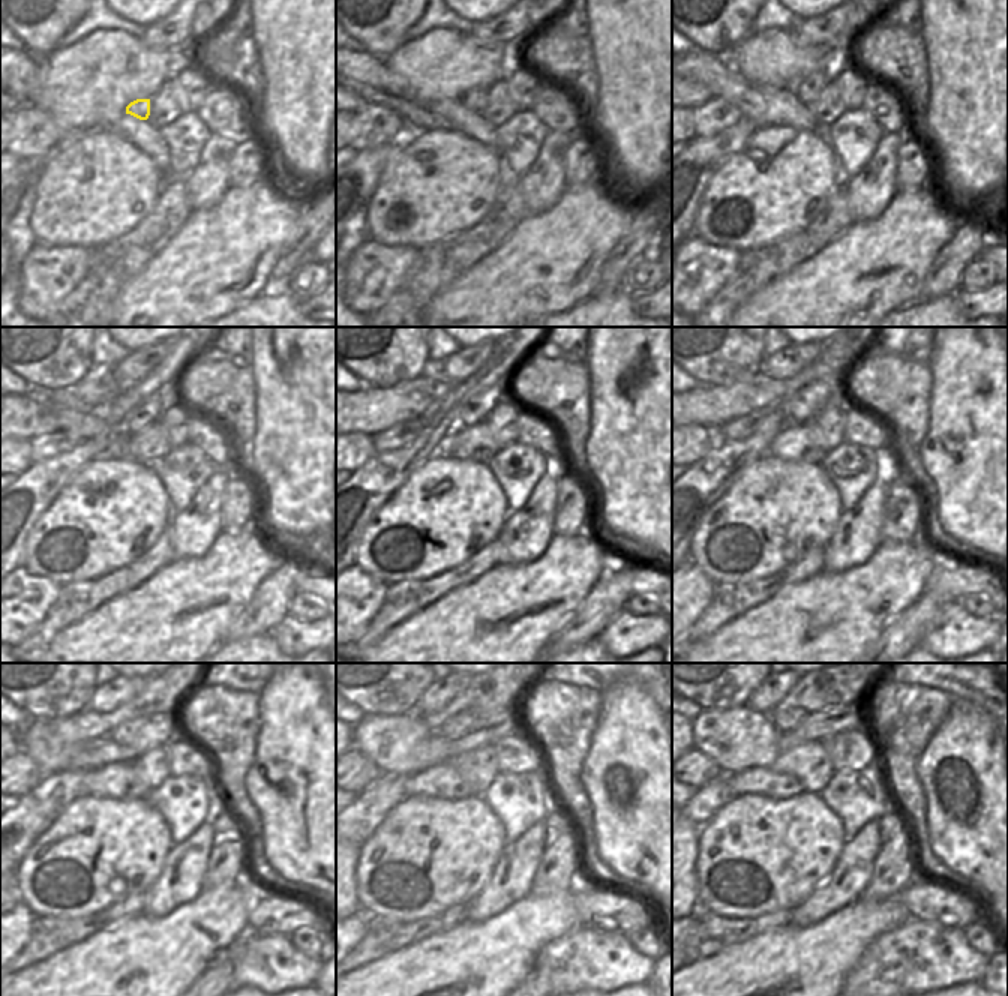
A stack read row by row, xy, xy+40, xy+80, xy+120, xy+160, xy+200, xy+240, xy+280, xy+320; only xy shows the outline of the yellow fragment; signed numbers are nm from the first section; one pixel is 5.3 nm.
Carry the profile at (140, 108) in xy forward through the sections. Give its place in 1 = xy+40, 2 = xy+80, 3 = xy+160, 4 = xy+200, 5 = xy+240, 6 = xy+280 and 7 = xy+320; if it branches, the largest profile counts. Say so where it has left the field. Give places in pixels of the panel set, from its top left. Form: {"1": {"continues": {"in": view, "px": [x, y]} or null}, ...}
{"1": {"continues": {"in": "xy+40", "px": [474, 99]}}, "2": {"continues": {"in": "xy+80", "px": [807, 92]}}, "3": {"continues": {"in": "xy+160", "px": [476, 410]}}, "4": {"continues": {"in": "xy+200", "px": [801, 407]}}, "5": {"continues": {"in": "xy+240", "px": [126, 732]}}, "6": {"continues": {"in": "xy+280", "px": [458, 725]}}, "7": {"continues": {"in": "xy+320", "px": [788, 720]}}}

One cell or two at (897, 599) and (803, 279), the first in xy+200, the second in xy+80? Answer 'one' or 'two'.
one

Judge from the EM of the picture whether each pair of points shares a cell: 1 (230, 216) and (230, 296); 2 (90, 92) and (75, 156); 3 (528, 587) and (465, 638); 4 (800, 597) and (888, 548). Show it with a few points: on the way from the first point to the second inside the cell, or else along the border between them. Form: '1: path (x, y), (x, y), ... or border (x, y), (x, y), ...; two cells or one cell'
1: path (230, 237), (230, 249), (218, 261), (218, 282); one cell
2: border (99, 126), (90, 132), (77, 134), (62, 144); two cells
3: path (513, 602), (480, 632); one cell
4: path (824, 597), (846, 597), (872, 572); one cell

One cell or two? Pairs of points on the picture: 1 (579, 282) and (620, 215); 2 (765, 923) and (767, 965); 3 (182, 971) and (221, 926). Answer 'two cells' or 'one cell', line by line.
1: one cell
2: two cells
3: one cell

